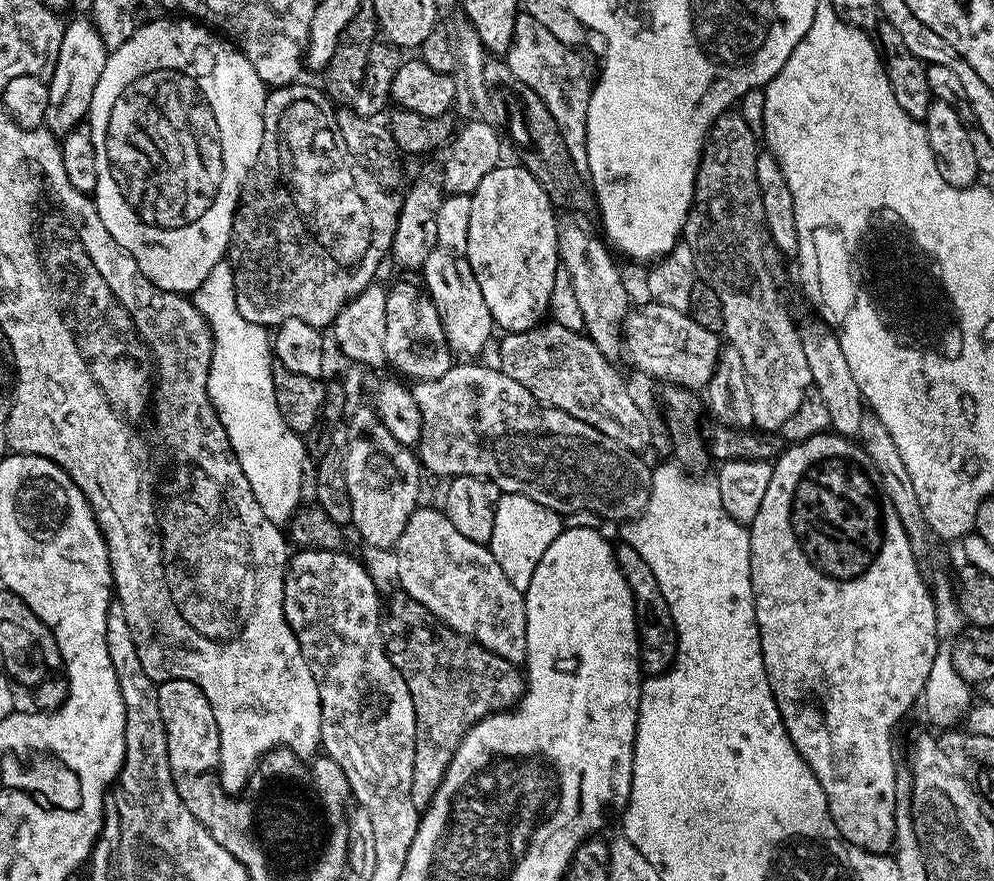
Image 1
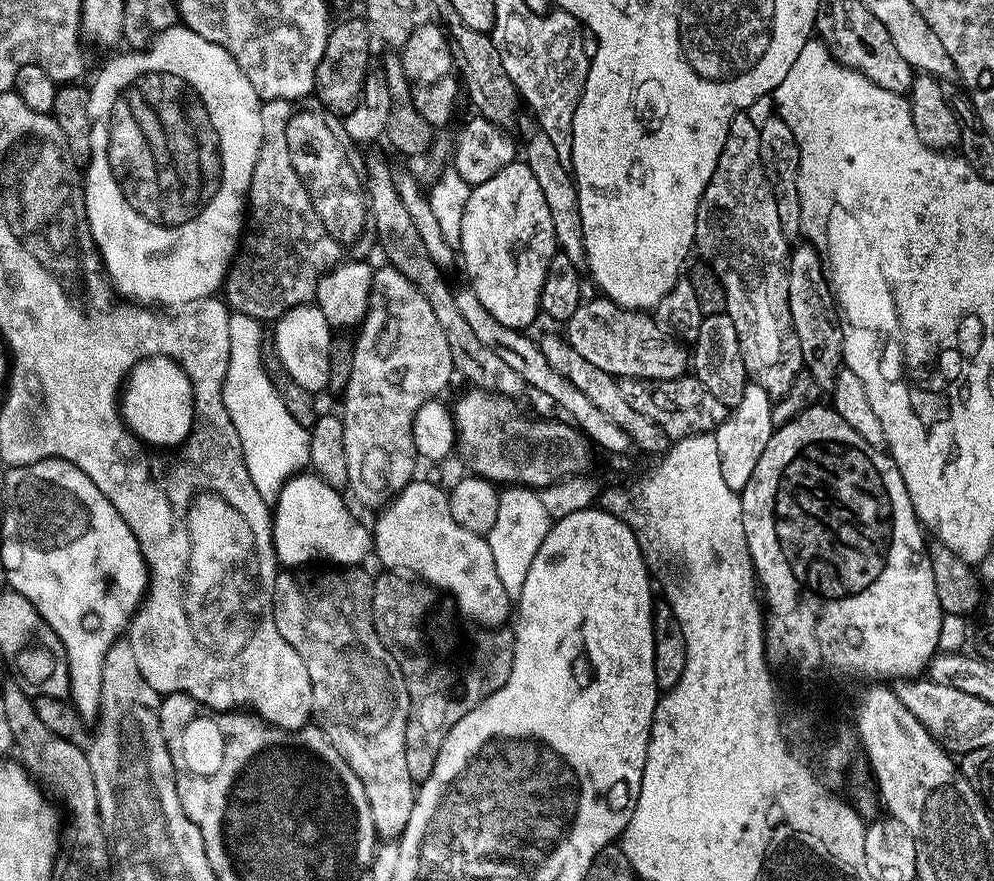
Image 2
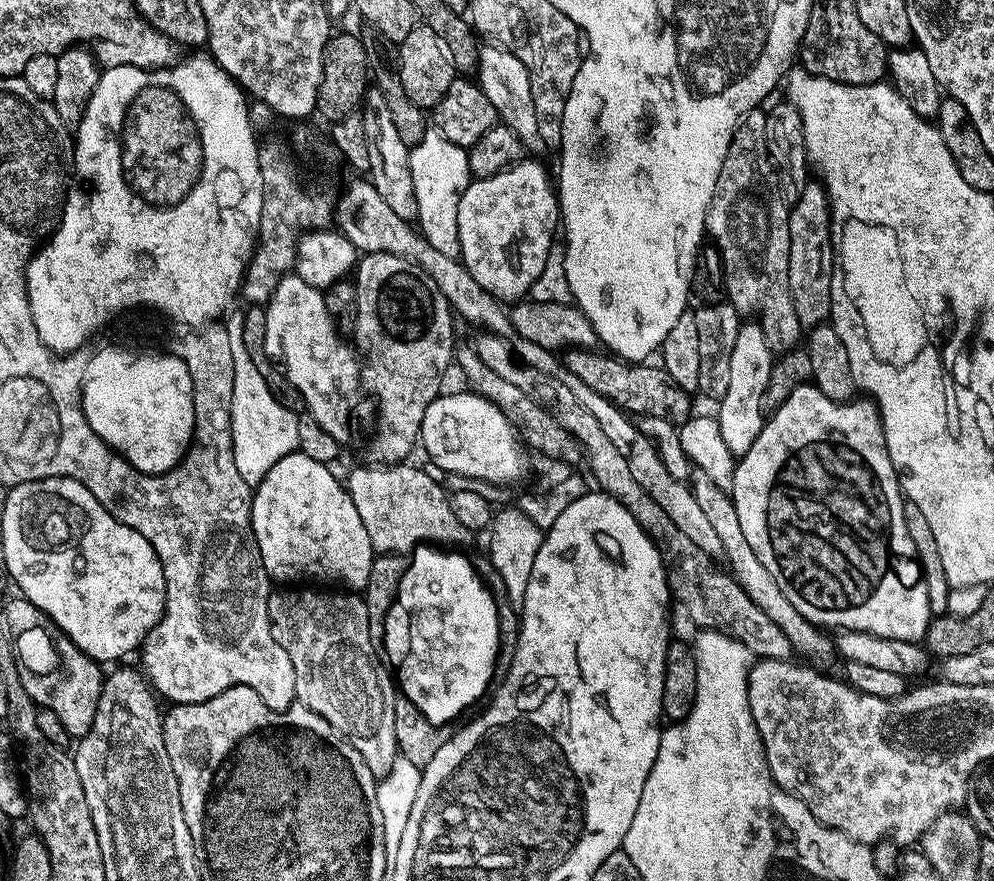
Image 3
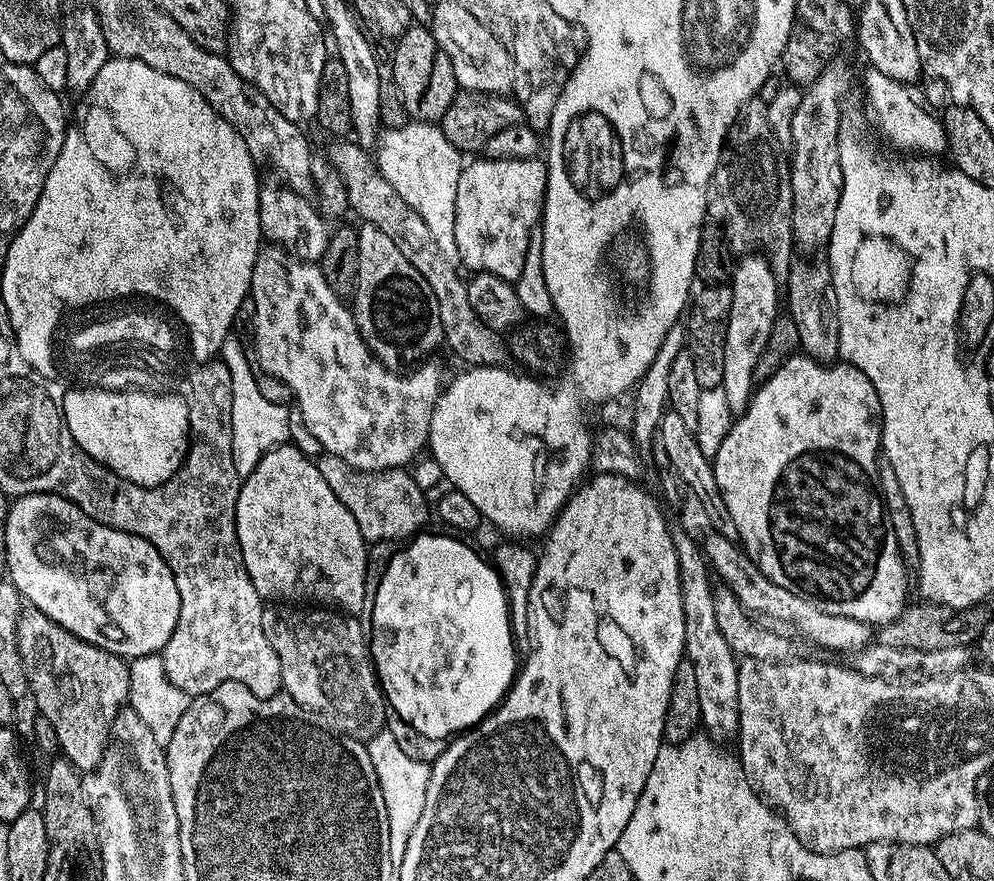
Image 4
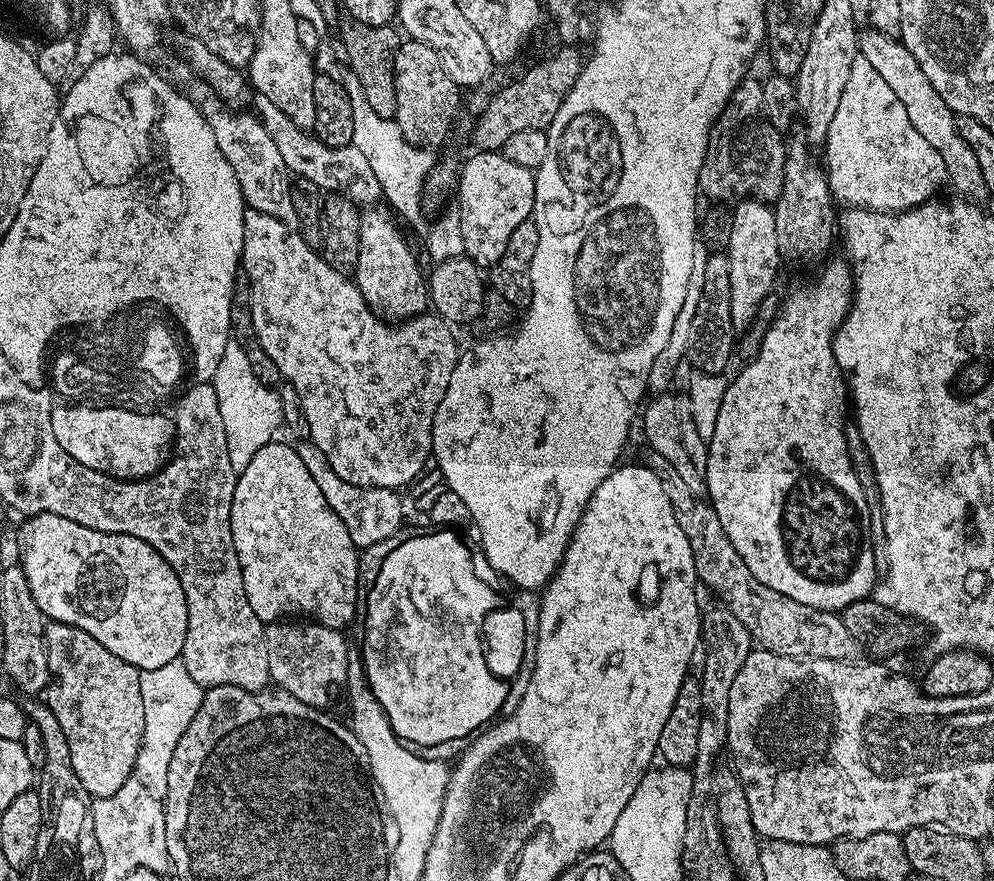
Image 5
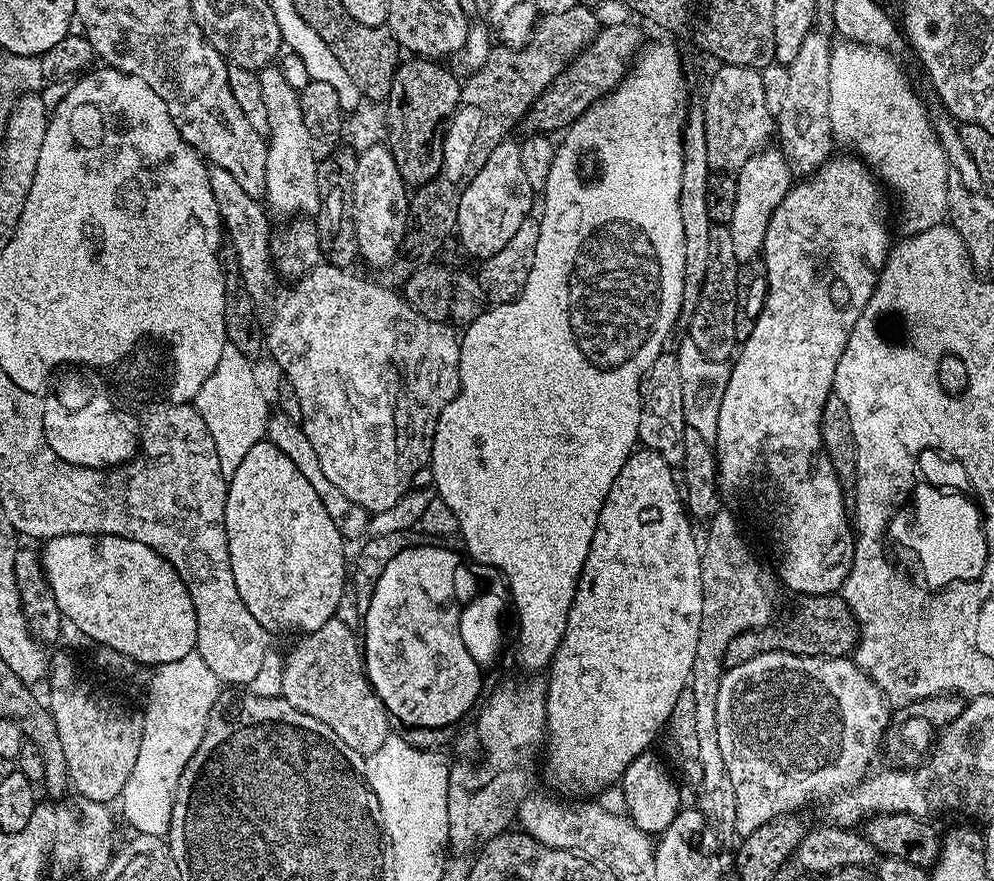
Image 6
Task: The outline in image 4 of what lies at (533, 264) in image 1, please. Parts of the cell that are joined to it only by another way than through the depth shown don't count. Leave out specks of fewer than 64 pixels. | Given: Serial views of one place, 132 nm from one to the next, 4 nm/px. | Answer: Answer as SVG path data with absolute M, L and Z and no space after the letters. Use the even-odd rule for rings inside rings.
M476 158L473 164L465 163L460 170L458 178L458 198L454 202L454 239L458 241L458 254L460 264L469 268L469 273L489 272L503 280L514 282L522 274L522 266L526 262L528 243L534 238L540 217L544 214L544 195L546 194L546 182L548 181L548 165L543 159L535 160L490 160L487 158Z

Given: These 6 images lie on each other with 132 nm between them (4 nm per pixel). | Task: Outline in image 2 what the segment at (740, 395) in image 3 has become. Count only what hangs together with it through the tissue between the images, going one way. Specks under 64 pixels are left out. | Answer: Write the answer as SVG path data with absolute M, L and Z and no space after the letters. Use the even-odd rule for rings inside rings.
M745 383L738 406L729 411L728 417L714 431L718 442L718 466L722 466L722 479L726 486L730 486L730 490L737 494L743 492L746 482L750 482L750 474L754 474L754 466L758 466L758 458L762 450L766 450L766 442L770 442L772 437L773 403L773 397L769 396L766 390L762 390L762 386Z

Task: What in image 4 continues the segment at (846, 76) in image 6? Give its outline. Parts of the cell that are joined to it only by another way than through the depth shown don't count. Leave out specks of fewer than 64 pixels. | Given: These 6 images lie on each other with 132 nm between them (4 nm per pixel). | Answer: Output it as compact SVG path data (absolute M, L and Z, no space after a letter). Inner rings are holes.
M874 67L867 69L864 76L864 96L868 99L868 112L872 115L872 124L897 148L900 154L936 154L943 153L948 147L944 125L936 120L911 96L909 89L894 78L886 78Z

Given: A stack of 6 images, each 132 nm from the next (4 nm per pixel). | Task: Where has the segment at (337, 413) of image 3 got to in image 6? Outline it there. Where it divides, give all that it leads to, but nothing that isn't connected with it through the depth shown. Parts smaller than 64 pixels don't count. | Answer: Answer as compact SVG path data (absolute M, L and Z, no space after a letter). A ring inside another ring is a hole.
M215 166L209 167L208 181L210 190L220 207L220 218L226 229L227 239L229 236L233 246L236 247L234 259L240 266L240 277L243 278L246 290L252 295L253 300L263 301L262 298L267 294L268 287L271 286L272 278L274 279L274 264L270 256L268 260L269 213L259 199L246 194L246 190L242 190L242 186L238 186L238 182L235 180L234 174L230 174L230 170L222 170ZM321 262L315 268L291 285L288 297L276 308L272 321L266 324L266 352L276 359L276 364L281 368L282 376L289 380L297 394L301 406L301 421L306 438L318 454L318 466L322 466L322 474L338 486L350 502L362 506L369 514L384 511L398 502L409 489L413 487L412 479L420 472L420 467L427 465L432 459L432 439L438 418L442 410L456 397L460 390L460 336L451 323L443 320L431 320L418 310L408 305L407 300L399 291L391 292L372 280L363 280L355 276L355 271L347 268L338 268L330 263Z

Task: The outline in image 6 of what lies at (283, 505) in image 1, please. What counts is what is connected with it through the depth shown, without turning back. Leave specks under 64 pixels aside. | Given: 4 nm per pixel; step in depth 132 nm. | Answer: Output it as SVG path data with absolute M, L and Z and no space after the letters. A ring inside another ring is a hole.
M225 342L222 358L218 358L218 366L214 366L214 374L202 382L202 390L198 390L194 401L198 414L202 414L202 420L206 422L206 430L210 430L210 438L214 438L218 466L222 466L225 478L230 478L234 470L238 470L242 458L246 458L246 453L268 435L270 407L252 364L253 361L242 354L238 346Z

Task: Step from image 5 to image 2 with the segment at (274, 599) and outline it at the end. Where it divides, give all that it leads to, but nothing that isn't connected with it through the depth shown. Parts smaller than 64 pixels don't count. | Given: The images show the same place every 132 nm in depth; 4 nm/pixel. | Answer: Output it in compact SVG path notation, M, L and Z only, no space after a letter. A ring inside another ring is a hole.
M297 474L284 483L274 502L272 541L277 565L300 570L321 560L324 566L360 566L370 552L370 528L348 509L341 493L315 474Z

